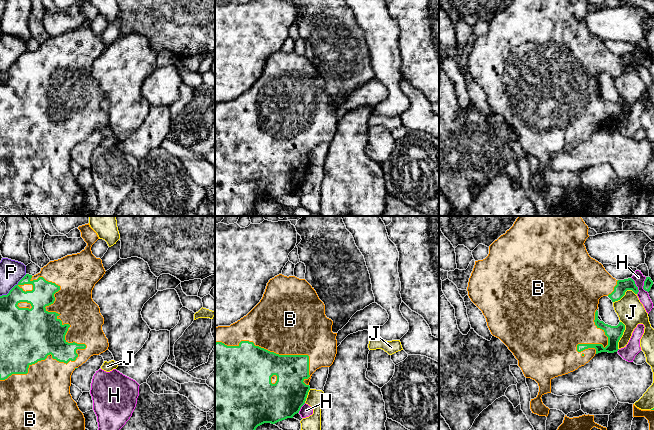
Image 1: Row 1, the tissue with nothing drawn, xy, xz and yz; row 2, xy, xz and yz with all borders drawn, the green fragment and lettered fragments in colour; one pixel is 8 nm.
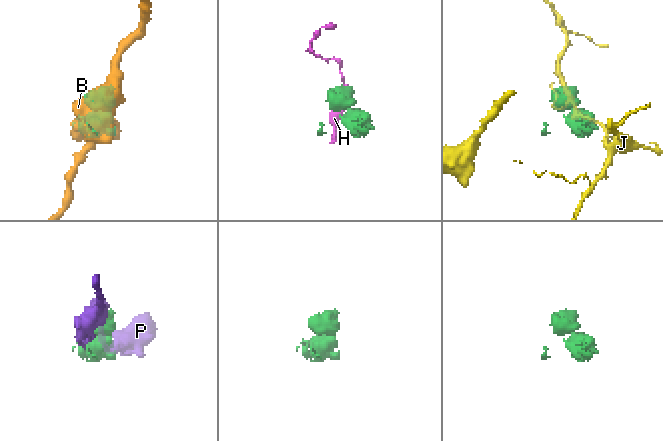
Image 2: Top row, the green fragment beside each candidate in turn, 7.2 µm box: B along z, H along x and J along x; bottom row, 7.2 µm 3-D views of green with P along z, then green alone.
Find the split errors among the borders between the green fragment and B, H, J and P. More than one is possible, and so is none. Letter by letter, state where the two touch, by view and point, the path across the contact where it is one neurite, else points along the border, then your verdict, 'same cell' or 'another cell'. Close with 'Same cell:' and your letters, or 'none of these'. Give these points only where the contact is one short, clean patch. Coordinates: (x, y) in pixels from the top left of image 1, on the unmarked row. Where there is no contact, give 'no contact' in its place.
B: meets green in xy at (83, 120); same cell
H: meets green in yz at (636, 62); another cell
J: meets green in yz at (622, 110); another cell
P: meets green in xy at (13, 63); another cell
Same cell: B

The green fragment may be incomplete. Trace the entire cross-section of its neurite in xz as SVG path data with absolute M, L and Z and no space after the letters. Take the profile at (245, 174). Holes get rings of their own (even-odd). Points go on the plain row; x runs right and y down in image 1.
M279 50L270 55L260 78L243 94L230 102L215 103L215 216L245 216L252 213L258 202L275 200L299 189L310 166L312 150L321 143L330 143L337 130L337 109L332 108L333 97L325 91L325 81L314 64L305 56L295 52Z

